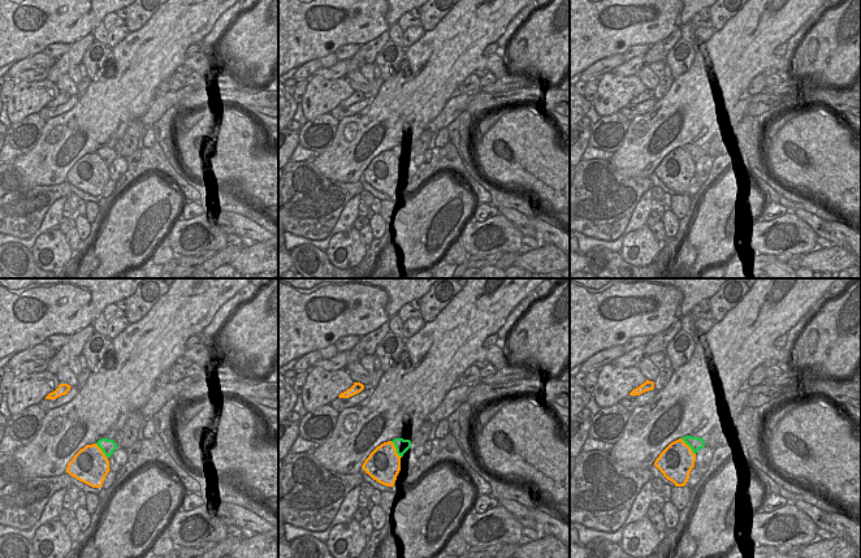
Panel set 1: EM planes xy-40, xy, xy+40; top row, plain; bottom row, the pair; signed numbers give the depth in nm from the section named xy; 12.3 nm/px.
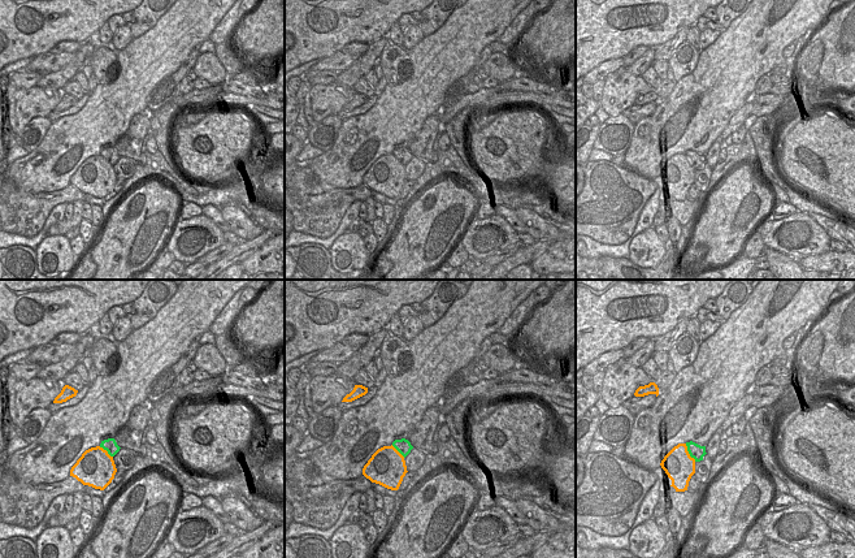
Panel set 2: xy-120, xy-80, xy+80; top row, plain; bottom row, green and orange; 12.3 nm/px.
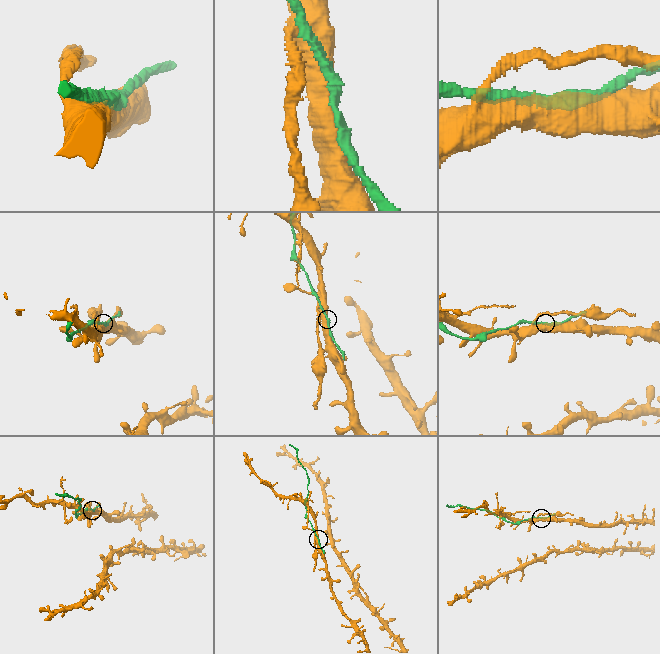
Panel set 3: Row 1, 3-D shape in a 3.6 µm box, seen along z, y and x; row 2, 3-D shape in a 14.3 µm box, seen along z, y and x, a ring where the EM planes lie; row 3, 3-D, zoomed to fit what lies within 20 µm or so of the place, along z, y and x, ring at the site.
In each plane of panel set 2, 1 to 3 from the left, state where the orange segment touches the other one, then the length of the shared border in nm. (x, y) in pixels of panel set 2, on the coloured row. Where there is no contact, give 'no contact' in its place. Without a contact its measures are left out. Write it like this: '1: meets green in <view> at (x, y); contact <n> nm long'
1: meets green in xy-120 at (105, 449); contact 220 nm long
2: meets green in xy-80 at (398, 450); contact 240 nm long
3: meets green in xy+80 at (689, 453); contact 260 nm long

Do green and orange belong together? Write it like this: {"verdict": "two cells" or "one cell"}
{"verdict": "two cells"}

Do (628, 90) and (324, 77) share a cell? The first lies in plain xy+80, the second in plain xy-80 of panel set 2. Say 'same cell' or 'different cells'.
different cells

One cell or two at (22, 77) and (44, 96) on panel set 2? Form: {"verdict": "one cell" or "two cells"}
{"verdict": "two cells"}

